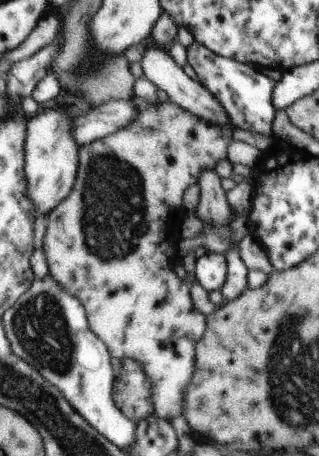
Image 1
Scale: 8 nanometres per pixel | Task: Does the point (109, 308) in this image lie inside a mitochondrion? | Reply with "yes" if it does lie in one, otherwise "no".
no

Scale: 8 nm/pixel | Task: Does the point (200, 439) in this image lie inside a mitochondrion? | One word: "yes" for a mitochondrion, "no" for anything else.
no

